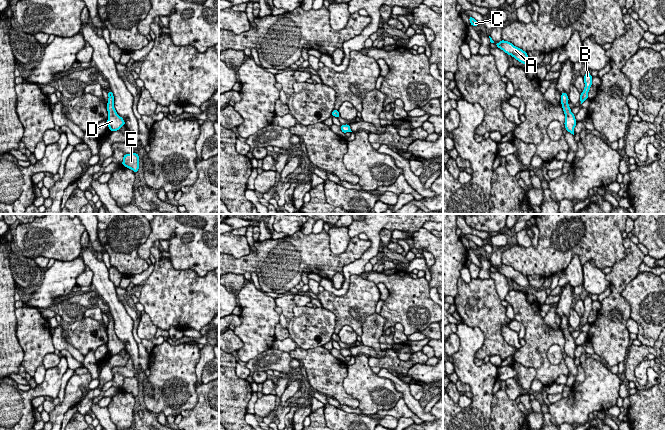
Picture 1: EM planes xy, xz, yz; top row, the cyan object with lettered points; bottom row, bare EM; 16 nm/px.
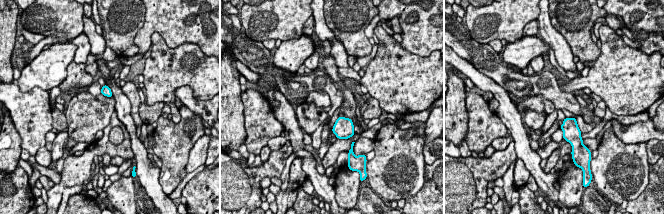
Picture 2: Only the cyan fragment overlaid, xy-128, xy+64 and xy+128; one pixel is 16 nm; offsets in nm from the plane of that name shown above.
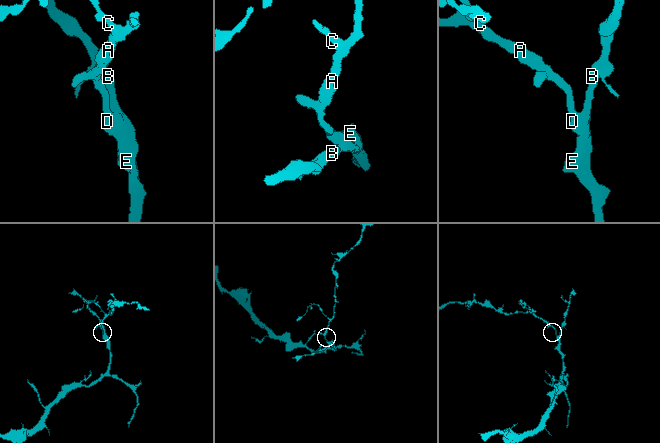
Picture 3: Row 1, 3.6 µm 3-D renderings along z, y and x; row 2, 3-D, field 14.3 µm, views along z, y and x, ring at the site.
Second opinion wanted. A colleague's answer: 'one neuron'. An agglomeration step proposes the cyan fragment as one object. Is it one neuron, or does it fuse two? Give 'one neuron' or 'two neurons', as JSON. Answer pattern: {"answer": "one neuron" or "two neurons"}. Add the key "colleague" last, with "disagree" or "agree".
{"answer": "one neuron", "colleague": "agree"}

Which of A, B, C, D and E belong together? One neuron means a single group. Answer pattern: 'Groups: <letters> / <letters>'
Groups: A B C D E

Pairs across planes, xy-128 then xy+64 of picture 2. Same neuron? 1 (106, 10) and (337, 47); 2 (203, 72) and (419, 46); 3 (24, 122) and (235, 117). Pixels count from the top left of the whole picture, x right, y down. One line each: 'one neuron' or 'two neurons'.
1: two neurons
2: two neurons
3: two neurons

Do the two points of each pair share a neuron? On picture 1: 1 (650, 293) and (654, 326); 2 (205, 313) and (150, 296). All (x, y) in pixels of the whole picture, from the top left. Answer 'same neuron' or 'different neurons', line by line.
1: same neuron
2: same neuron

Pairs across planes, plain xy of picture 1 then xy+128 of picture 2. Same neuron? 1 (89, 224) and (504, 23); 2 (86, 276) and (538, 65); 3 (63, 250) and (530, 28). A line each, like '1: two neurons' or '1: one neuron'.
1: two neurons
2: one neuron
3: two neurons

